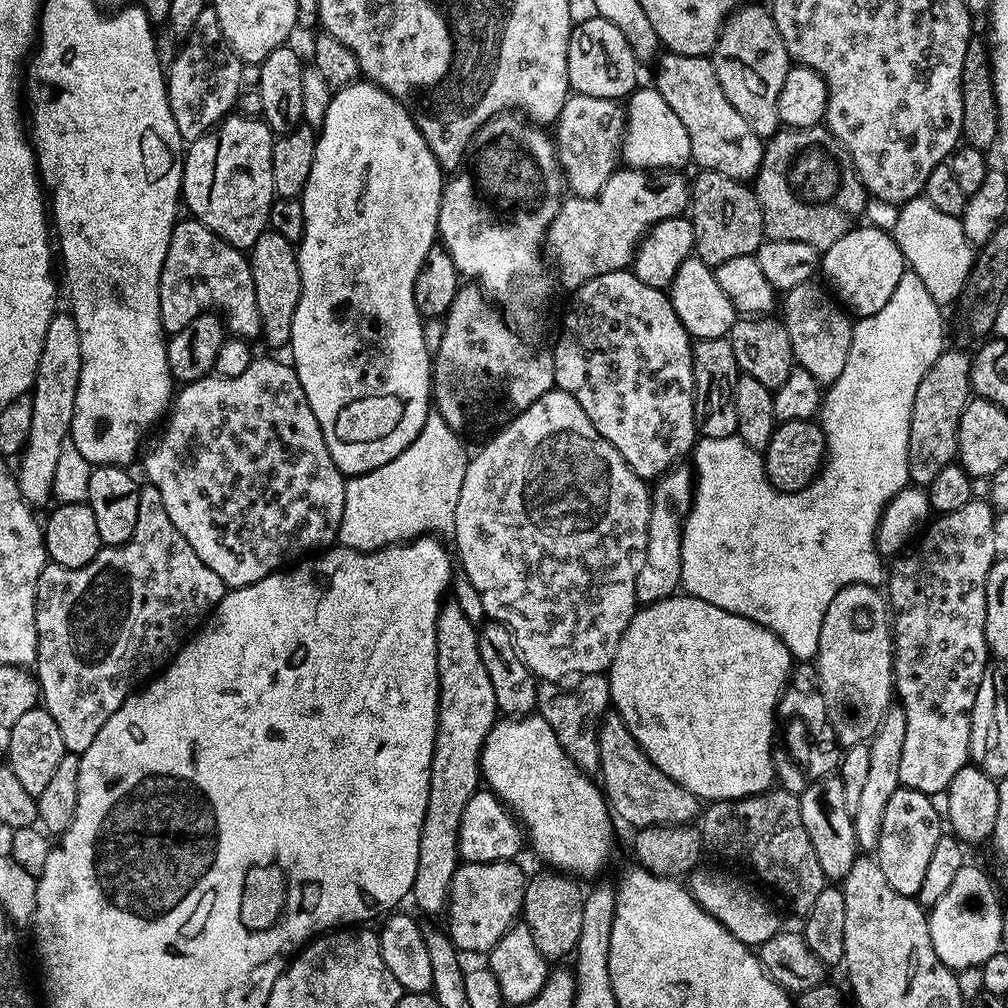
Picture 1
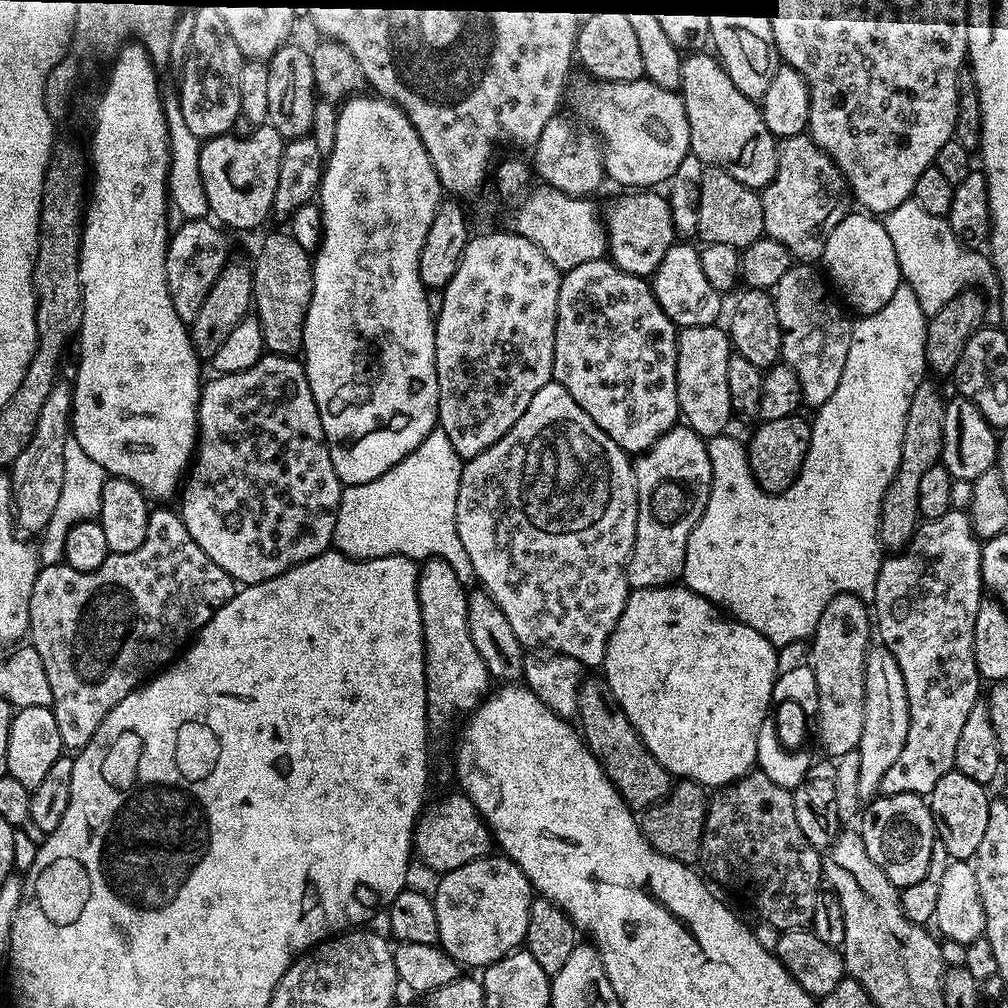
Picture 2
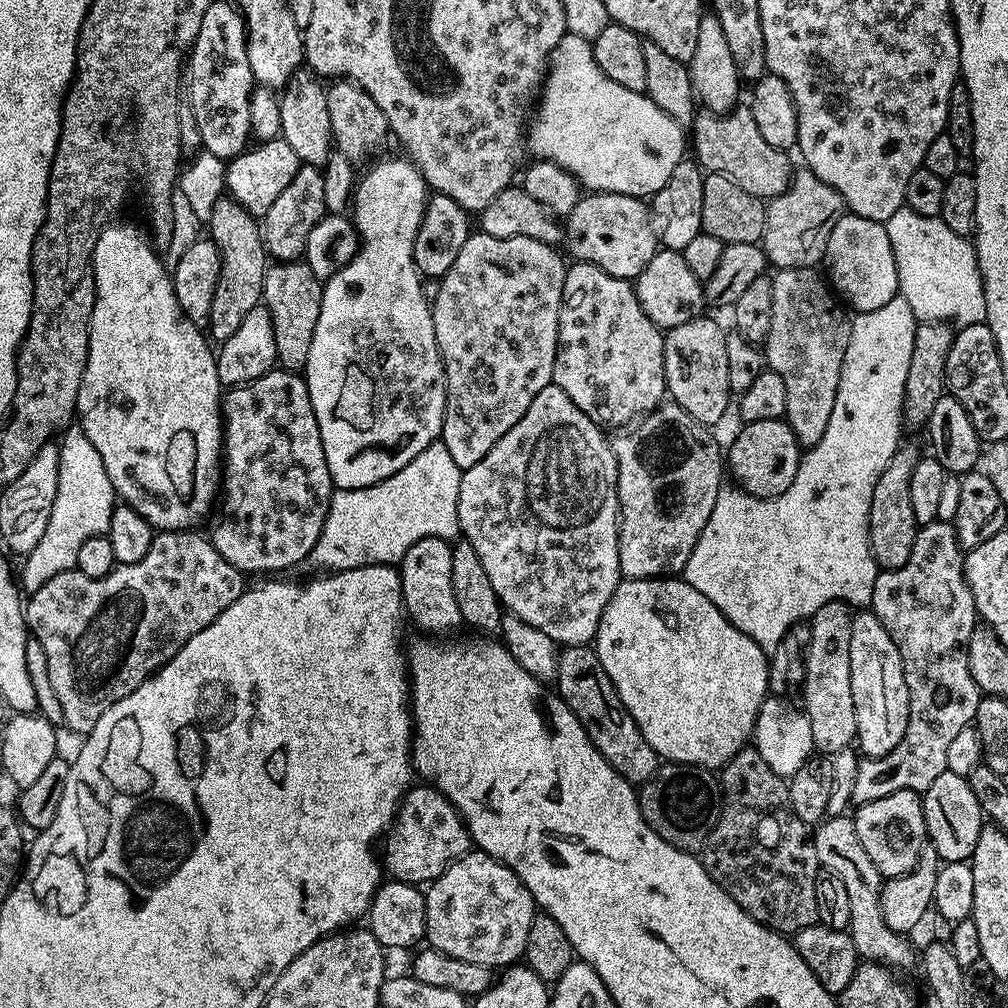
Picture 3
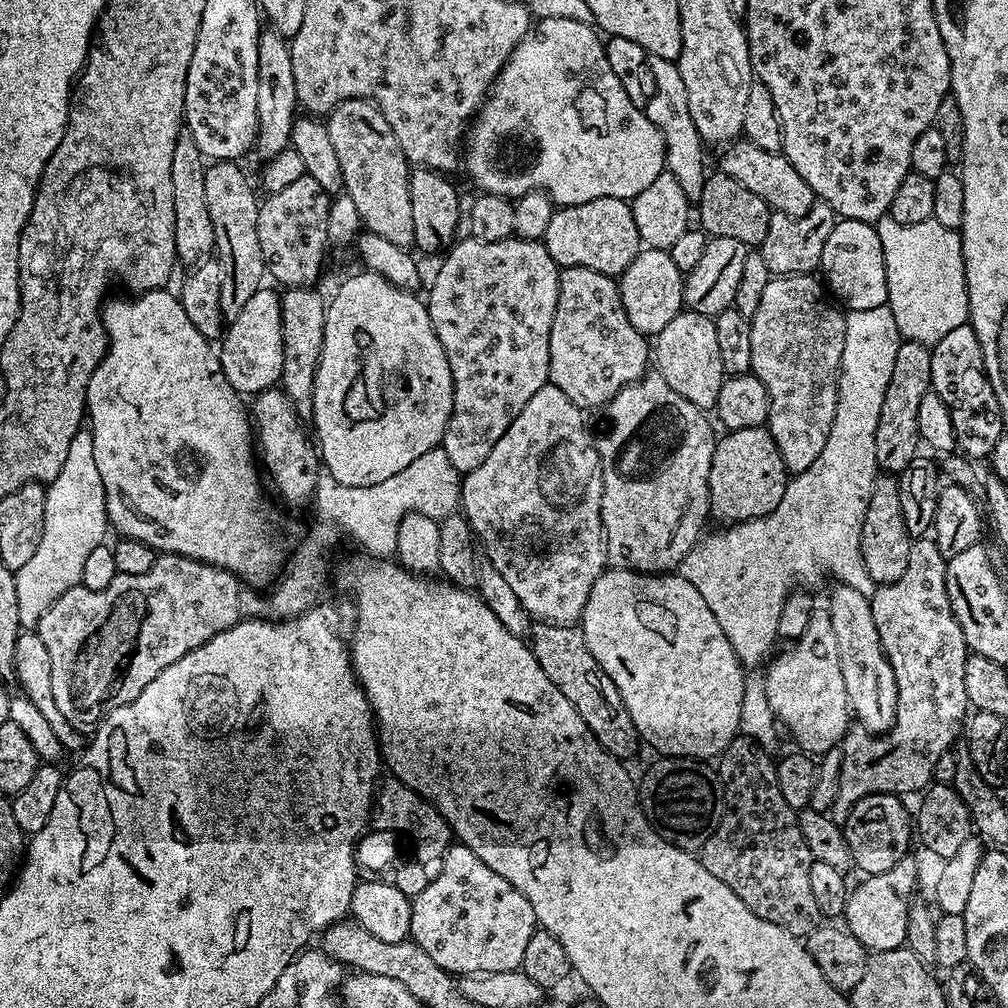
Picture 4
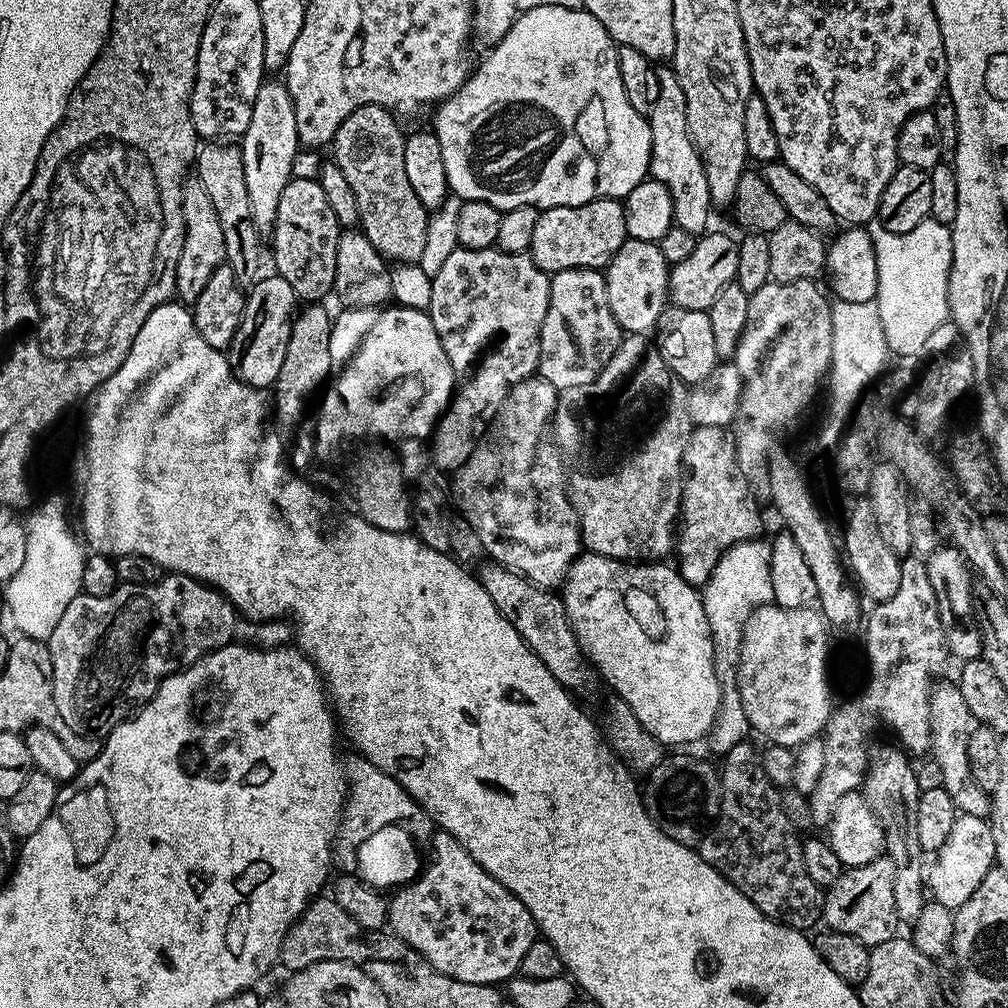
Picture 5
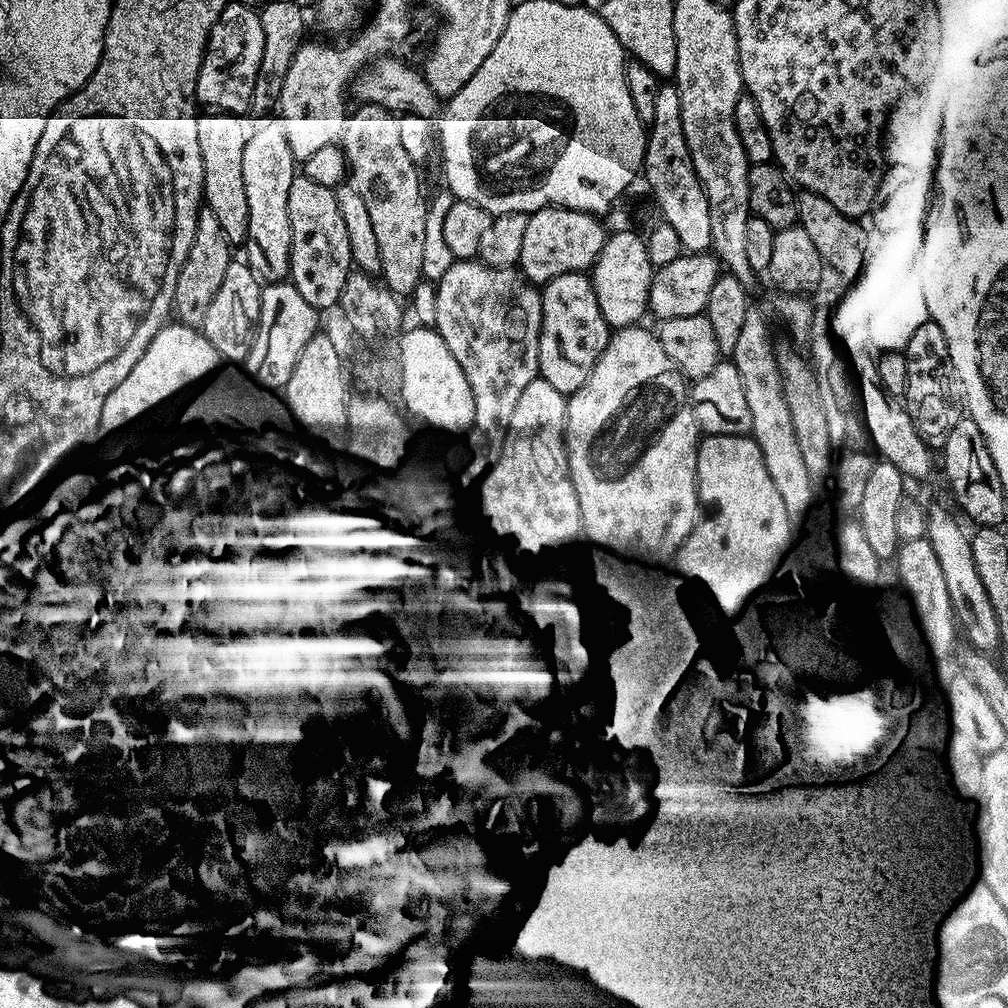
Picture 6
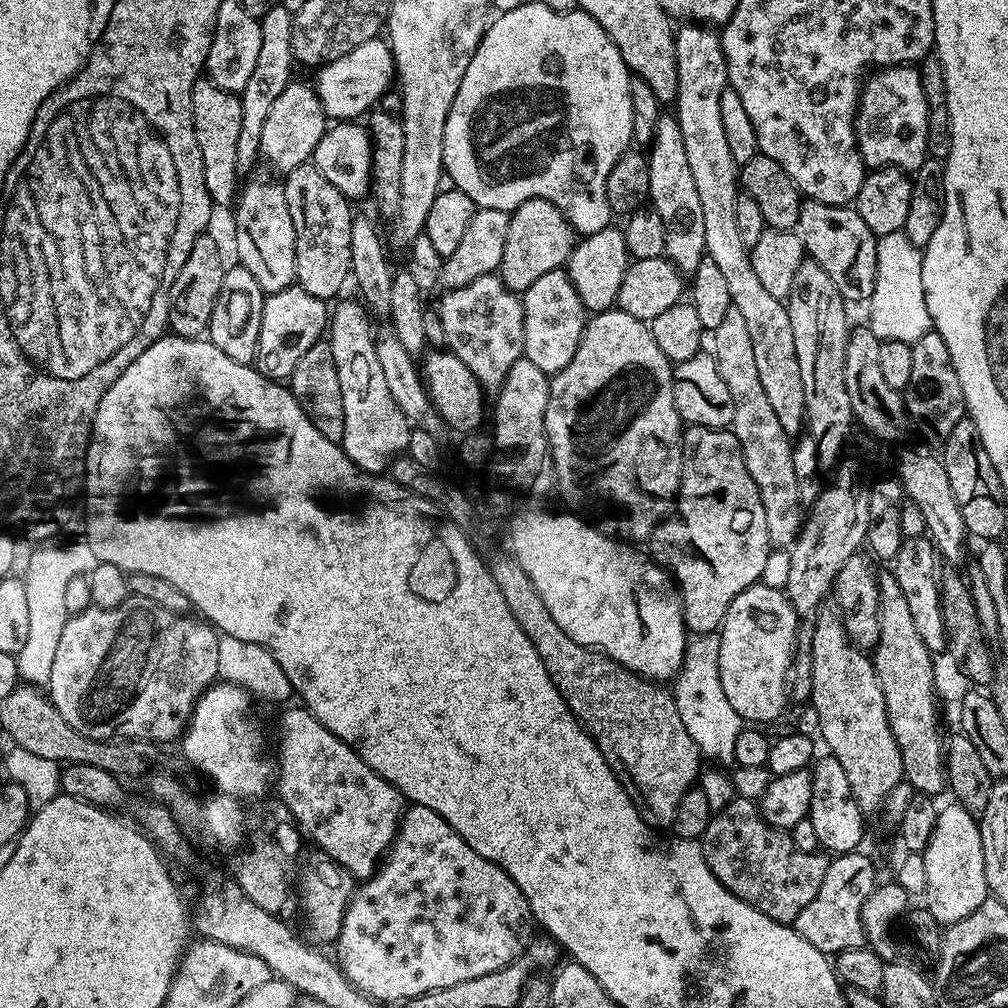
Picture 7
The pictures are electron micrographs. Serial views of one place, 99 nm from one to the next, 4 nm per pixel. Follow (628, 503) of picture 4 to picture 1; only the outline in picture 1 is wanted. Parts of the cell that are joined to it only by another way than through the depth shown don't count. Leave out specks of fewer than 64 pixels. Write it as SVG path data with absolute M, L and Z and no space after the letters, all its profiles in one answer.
M677 466L655 481L651 489L650 526L646 542L646 558L642 570L638 570L636 583L637 605L653 604L667 596L677 595L682 574L682 530L688 511L692 508L694 472L691 467Z

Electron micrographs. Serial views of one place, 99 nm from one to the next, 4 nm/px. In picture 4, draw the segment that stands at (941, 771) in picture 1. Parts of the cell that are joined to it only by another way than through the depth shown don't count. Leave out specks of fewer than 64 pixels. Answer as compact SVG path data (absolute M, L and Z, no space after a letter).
M928 534L917 536L910 546L910 558L906 561L902 576L889 584L879 585L871 593L874 622L881 636L881 646L892 663L897 680L897 714L886 738L871 736L862 728L850 728L845 732L840 743L840 784L834 805L835 811L840 811L840 814L847 813L856 801L872 792L900 790L896 788L923 789L933 779L931 776L937 771L939 760L949 751L952 739L955 736L957 739L958 725L970 708L966 694L966 662L970 649L964 641L964 631L948 597L947 569L948 561L936 540Z

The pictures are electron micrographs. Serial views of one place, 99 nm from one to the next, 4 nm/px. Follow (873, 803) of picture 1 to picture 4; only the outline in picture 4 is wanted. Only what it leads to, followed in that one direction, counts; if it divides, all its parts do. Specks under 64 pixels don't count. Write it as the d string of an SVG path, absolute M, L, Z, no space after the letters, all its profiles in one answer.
M849 584L835 585L830 594L827 613L838 638L842 678L845 679L849 707L858 716L861 727L872 734L884 734L892 728L897 714L897 680L892 663L881 646L877 623L874 622L871 599L867 593Z

